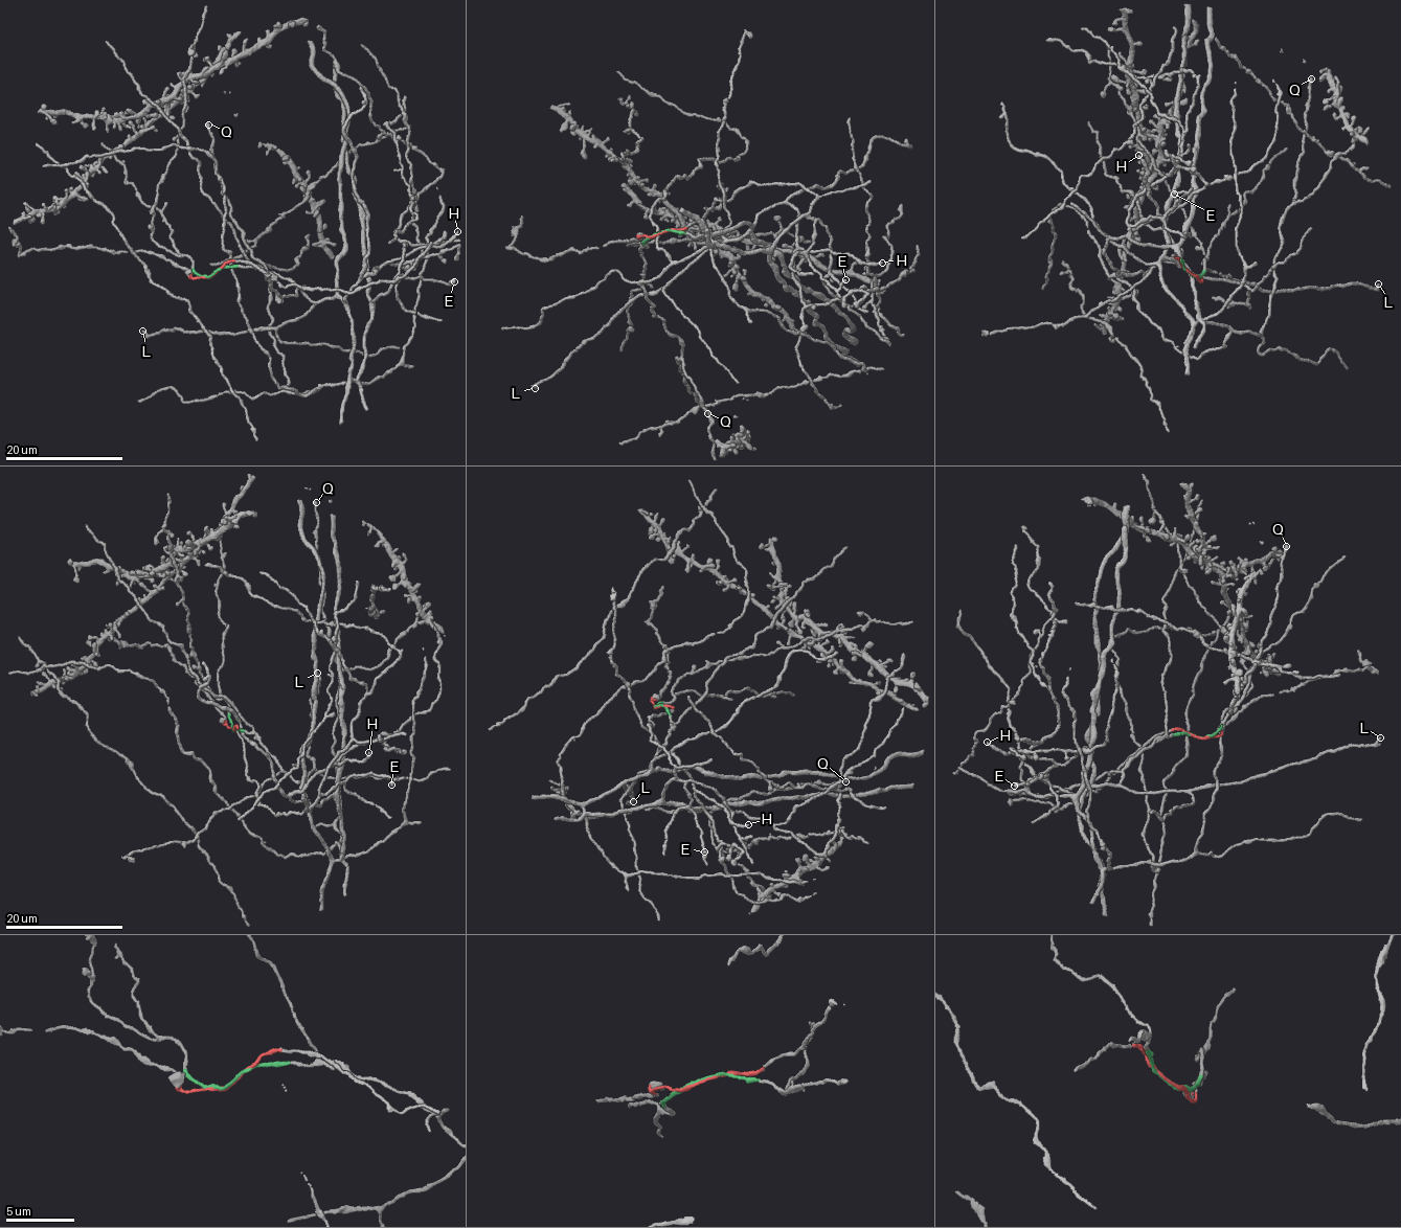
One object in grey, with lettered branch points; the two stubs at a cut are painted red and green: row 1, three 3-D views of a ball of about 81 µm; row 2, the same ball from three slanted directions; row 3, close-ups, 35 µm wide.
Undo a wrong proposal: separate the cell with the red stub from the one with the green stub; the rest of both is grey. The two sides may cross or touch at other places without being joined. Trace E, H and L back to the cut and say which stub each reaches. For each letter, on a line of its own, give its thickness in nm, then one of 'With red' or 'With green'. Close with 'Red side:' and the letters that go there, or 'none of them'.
E: Thickness 280 nm. With red
H: Thickness 170 nm. With green
L: Thickness 180 nm. With green
Red side: E

